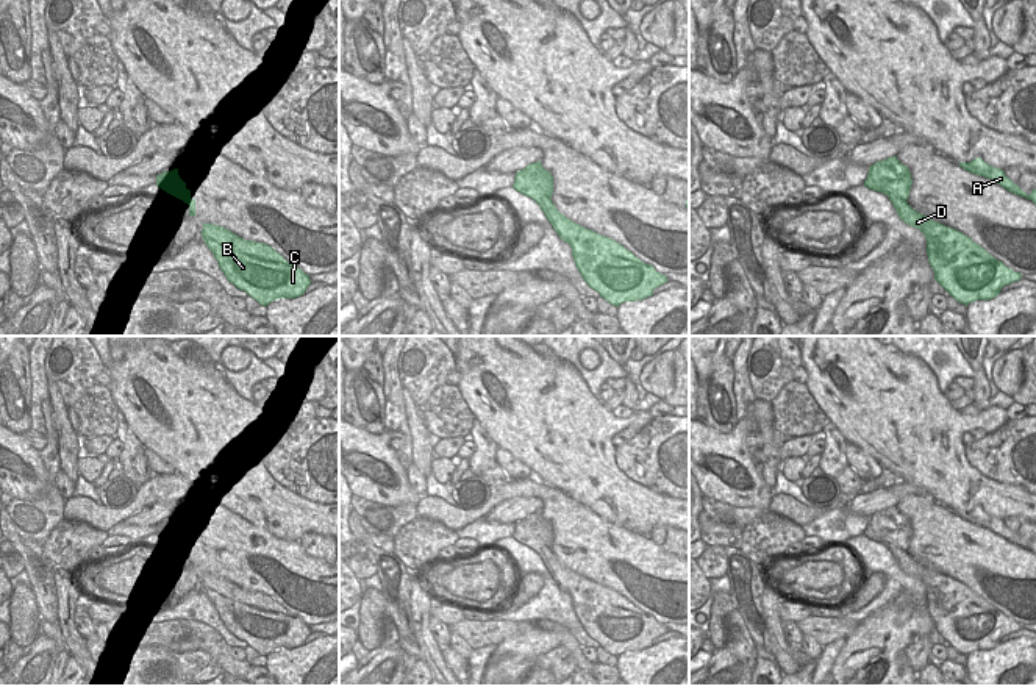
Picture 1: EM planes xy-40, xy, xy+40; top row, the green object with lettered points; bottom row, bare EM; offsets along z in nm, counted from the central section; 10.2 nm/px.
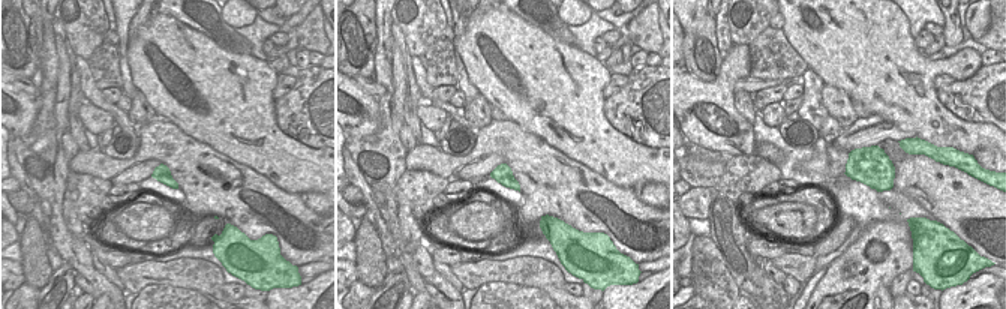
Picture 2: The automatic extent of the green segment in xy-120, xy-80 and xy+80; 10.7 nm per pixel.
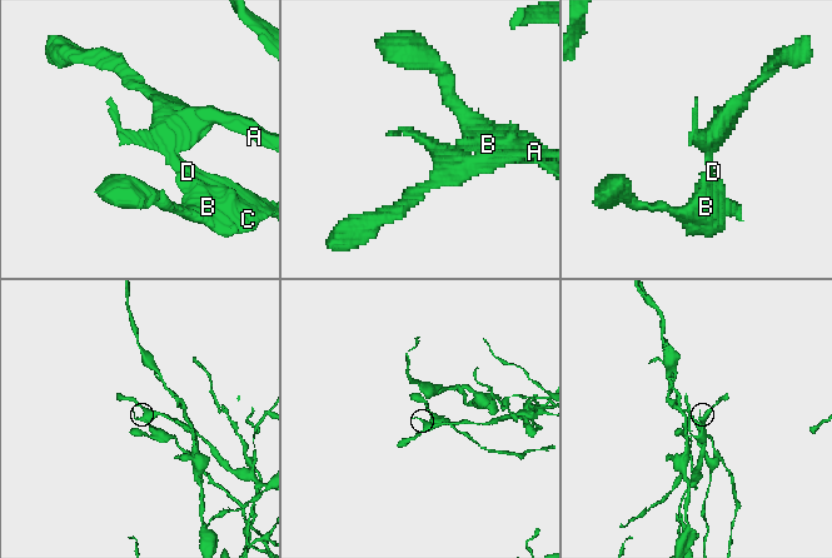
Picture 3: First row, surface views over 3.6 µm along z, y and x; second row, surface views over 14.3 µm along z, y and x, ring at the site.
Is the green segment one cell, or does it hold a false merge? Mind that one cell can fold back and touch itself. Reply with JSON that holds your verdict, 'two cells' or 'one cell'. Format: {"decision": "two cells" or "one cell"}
{"decision": "two cells"}

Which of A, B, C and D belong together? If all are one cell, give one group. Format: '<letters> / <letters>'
A / B C D

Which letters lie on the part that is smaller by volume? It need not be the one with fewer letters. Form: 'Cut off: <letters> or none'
Cut off: B, C, D

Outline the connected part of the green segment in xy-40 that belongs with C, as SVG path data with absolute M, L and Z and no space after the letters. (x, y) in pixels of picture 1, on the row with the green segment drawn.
M203 223L202 238L227 280L263 306L300 297L311 284L309 275L267 244L245 241L213 223Z

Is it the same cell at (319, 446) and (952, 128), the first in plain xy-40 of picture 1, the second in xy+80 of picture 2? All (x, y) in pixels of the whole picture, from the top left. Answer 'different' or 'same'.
different

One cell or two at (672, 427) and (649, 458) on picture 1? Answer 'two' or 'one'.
one

